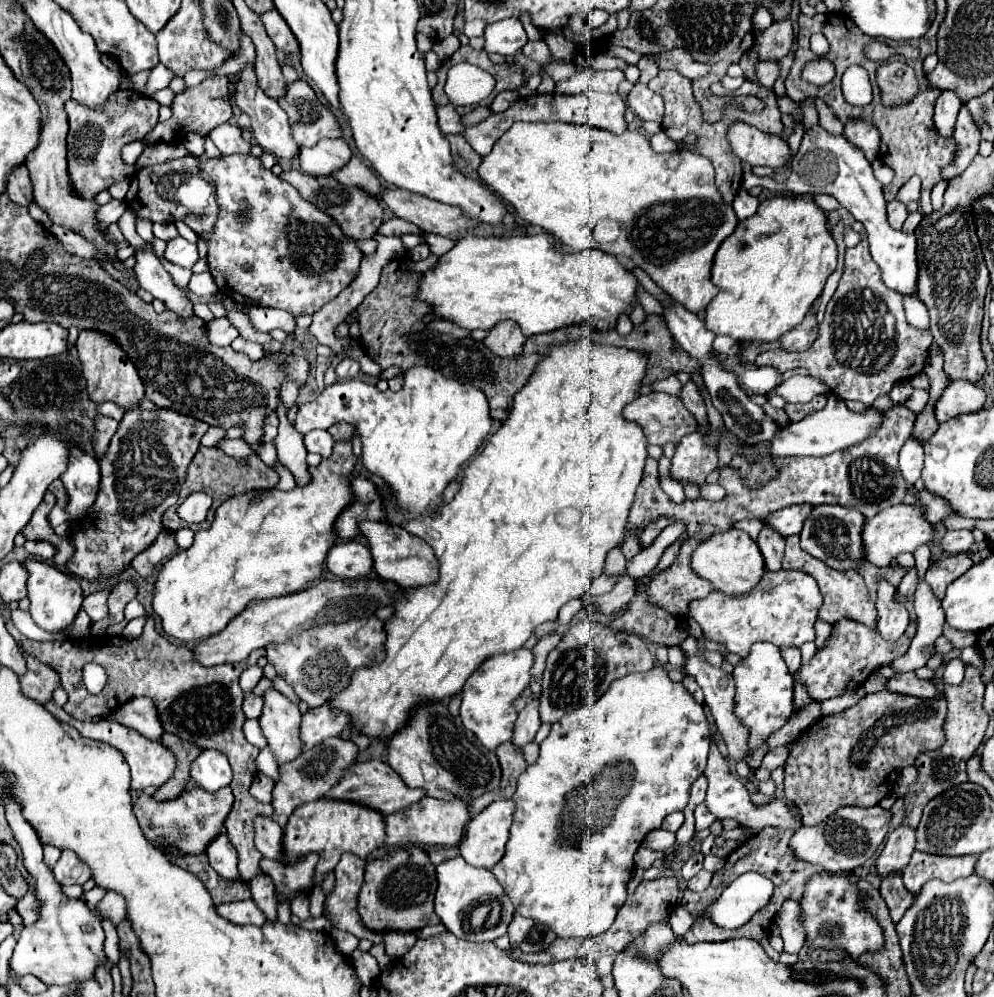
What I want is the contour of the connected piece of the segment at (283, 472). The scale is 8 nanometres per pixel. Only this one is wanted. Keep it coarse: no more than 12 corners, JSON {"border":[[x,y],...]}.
{"border":[[279,460],[273,470],[279,474],[279,490],[295,488],[295,478]]}

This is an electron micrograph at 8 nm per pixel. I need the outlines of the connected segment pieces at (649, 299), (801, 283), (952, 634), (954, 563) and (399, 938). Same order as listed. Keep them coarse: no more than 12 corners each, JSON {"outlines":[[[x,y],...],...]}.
{"outlines":[[[641,284],[636,295],[646,314],[663,317],[661,304]],[[769,198],[719,246],[705,328],[775,342],[837,268],[823,210]],[[943,626],[943,636],[957,650],[975,644],[975,634]],[[967,554],[945,556],[929,566],[925,580],[935,596],[971,568]],[[387,932],[389,958],[407,954],[417,936],[413,932]]]}

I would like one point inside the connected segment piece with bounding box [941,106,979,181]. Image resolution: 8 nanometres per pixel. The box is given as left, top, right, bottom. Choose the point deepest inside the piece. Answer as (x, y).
(966, 135)

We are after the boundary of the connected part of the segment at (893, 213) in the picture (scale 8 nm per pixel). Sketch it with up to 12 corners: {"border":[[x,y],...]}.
{"border":[[901,202],[887,204],[887,220],[891,228],[901,230],[907,208]]}

